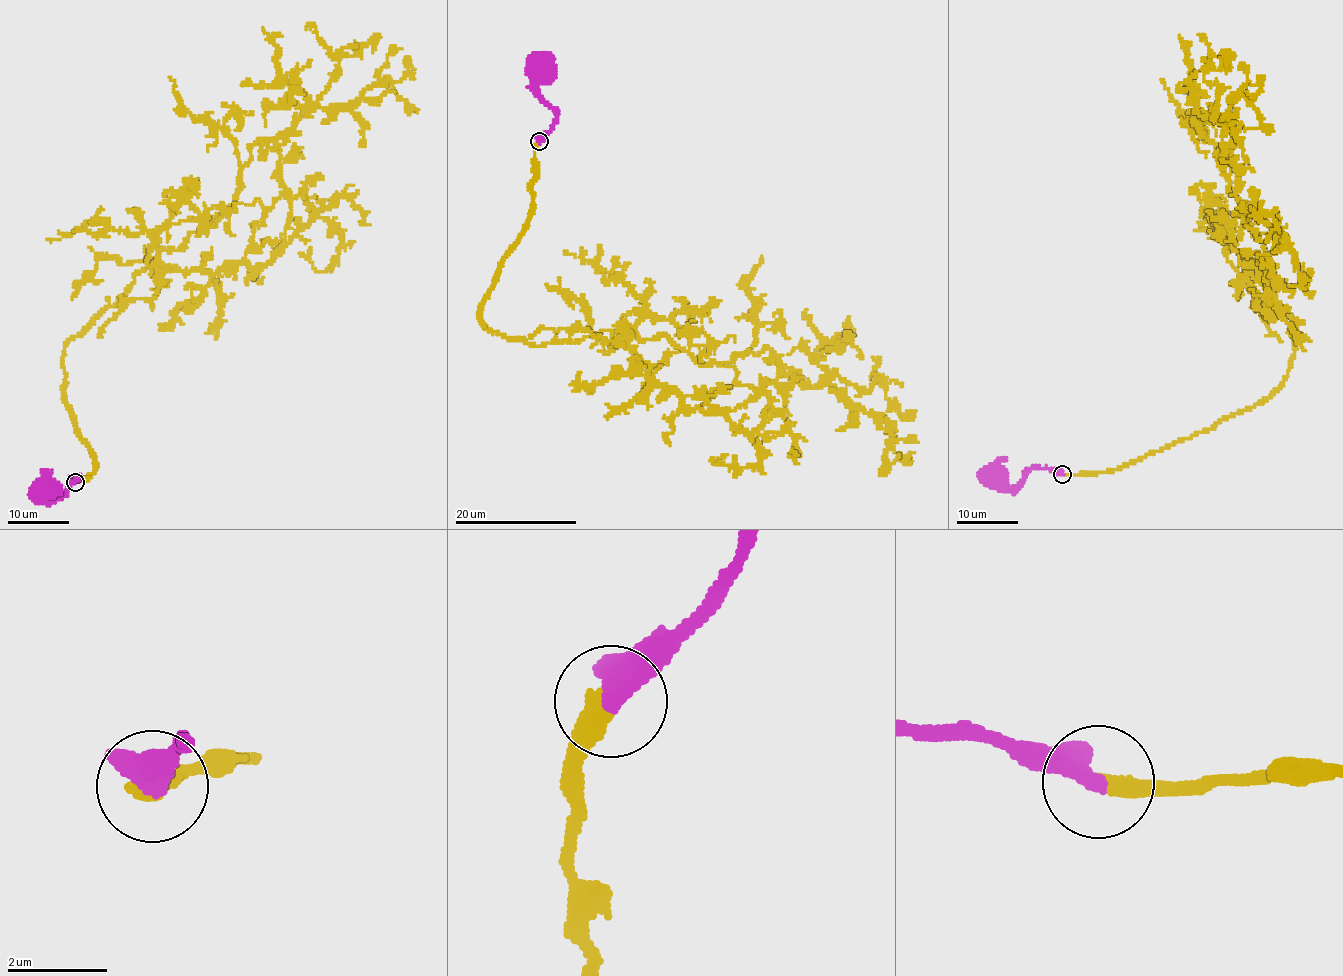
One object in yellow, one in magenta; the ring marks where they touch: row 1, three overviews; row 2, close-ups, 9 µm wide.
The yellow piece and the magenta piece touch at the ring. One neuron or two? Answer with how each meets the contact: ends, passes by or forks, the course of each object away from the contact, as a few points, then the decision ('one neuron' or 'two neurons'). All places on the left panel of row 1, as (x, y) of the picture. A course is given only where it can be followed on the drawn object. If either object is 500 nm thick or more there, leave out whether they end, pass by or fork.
course yellow (74, 481), (96, 464), (65, 399), (64, 346), (158, 254), (225, 211), (251, 145), (388, 78), (416, 112); course magenta (76, 481), (79, 476), (55, 499), (45, 489); one neuron

